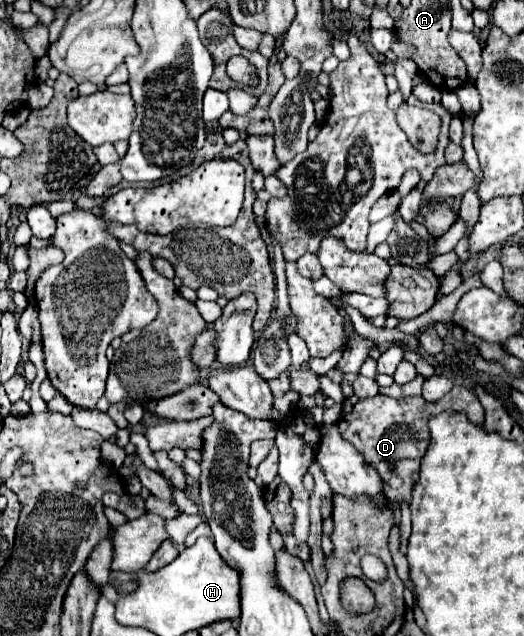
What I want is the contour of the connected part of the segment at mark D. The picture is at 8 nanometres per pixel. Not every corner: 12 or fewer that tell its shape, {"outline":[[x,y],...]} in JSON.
{"outline":[[464,385],[440,401],[352,399],[338,429],[380,473],[388,501],[410,501],[446,409],[484,423]]}

